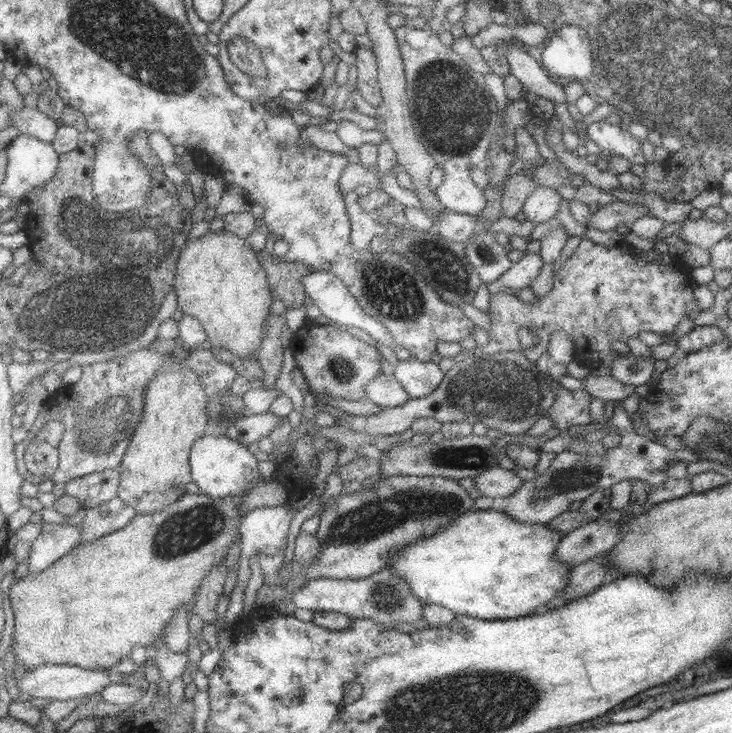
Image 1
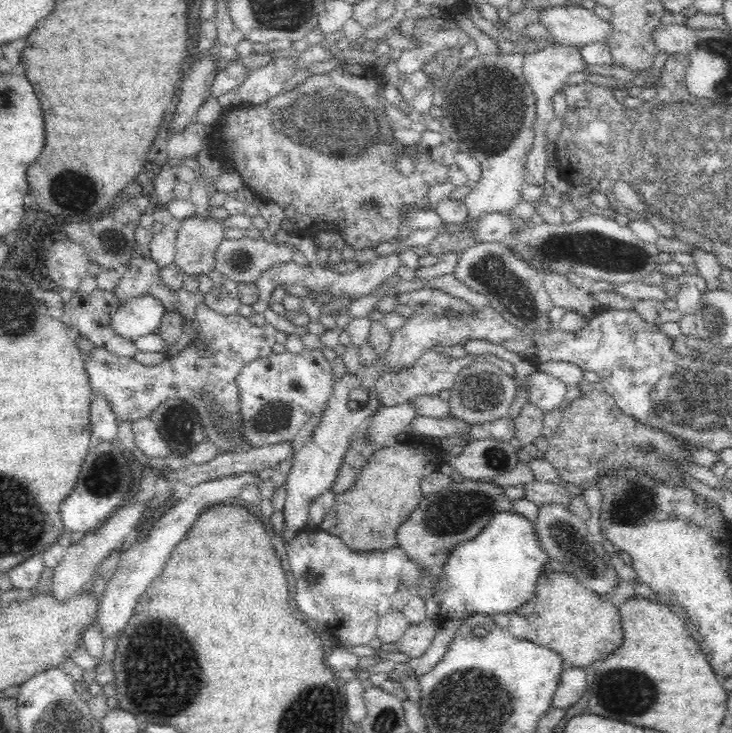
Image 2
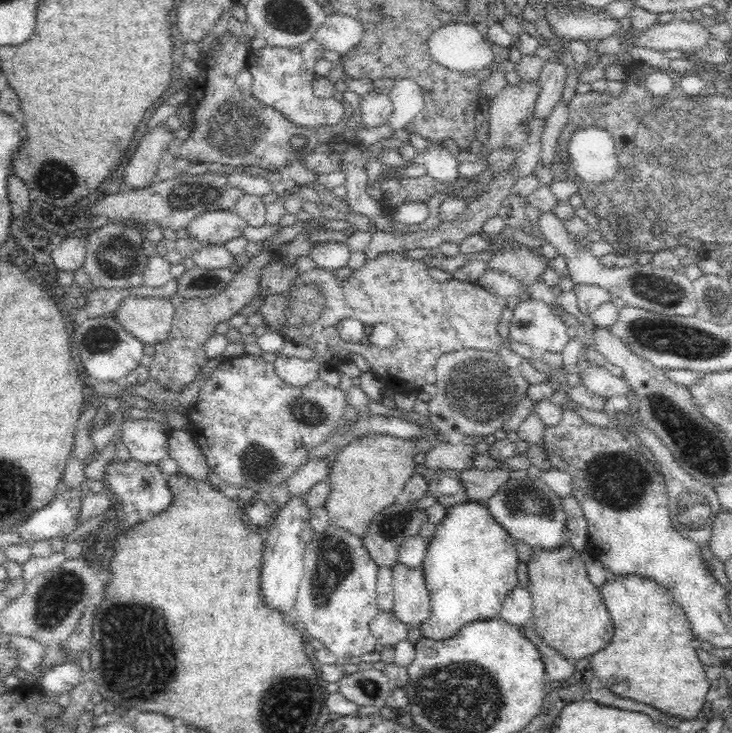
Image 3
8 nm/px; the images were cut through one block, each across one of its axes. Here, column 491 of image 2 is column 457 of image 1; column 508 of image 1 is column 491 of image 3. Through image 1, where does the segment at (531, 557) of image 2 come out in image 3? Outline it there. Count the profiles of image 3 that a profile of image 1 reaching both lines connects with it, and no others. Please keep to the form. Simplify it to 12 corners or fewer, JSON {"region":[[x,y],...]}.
{"region":[[478,501],[446,508],[422,570],[445,640],[498,618],[515,541]]}

